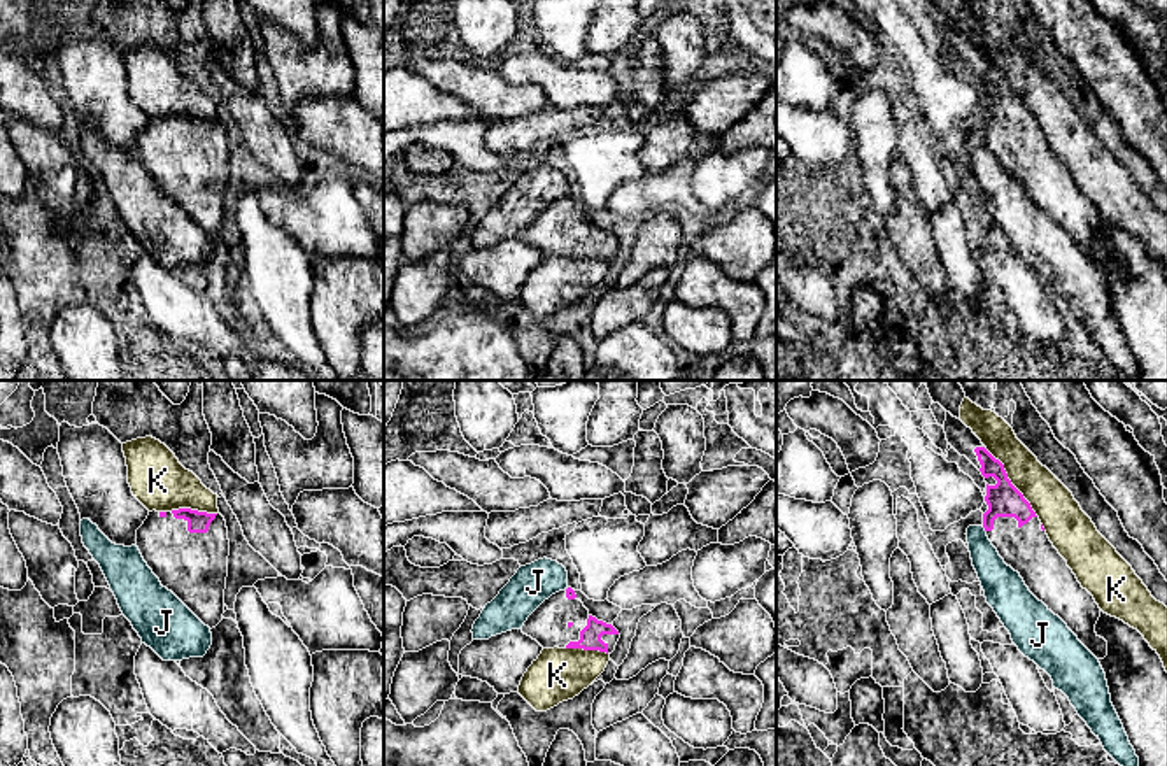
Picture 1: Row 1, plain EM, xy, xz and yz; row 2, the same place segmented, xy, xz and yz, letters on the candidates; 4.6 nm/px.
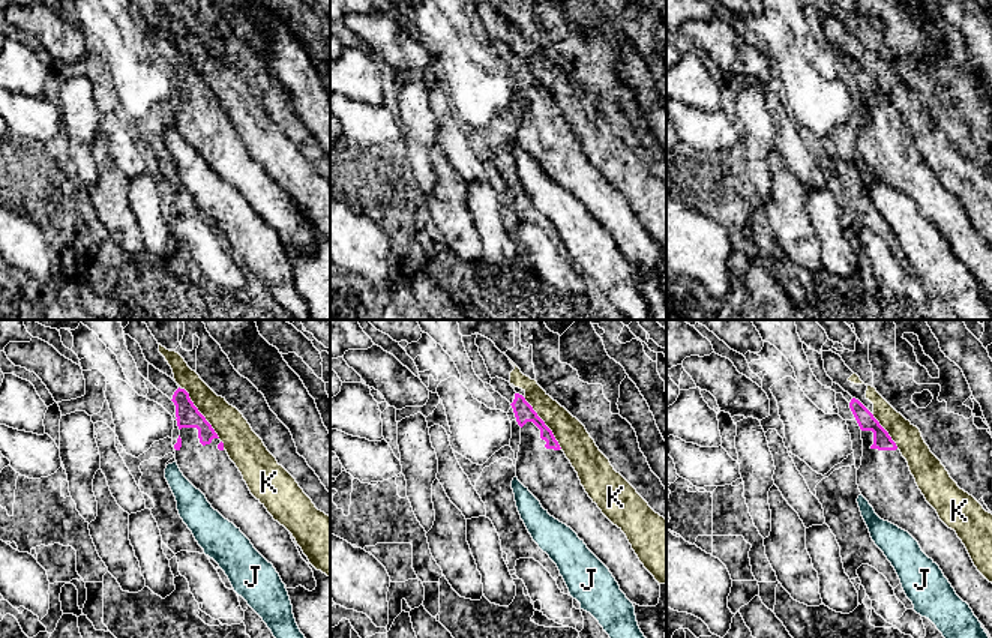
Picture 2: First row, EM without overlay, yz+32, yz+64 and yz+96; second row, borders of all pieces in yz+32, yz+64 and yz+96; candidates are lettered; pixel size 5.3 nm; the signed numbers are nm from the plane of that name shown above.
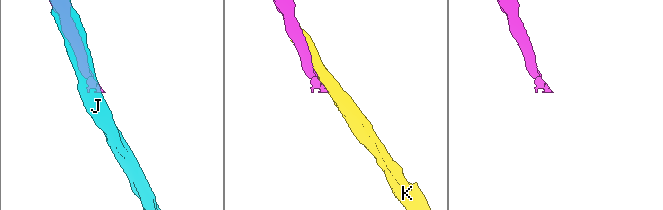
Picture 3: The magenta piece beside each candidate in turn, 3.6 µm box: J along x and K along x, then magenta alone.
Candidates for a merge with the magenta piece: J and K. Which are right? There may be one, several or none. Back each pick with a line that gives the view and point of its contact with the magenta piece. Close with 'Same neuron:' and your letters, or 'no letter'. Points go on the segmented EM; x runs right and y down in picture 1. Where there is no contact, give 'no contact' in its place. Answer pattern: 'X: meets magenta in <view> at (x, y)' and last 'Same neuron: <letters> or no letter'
Same neuron: no letter

